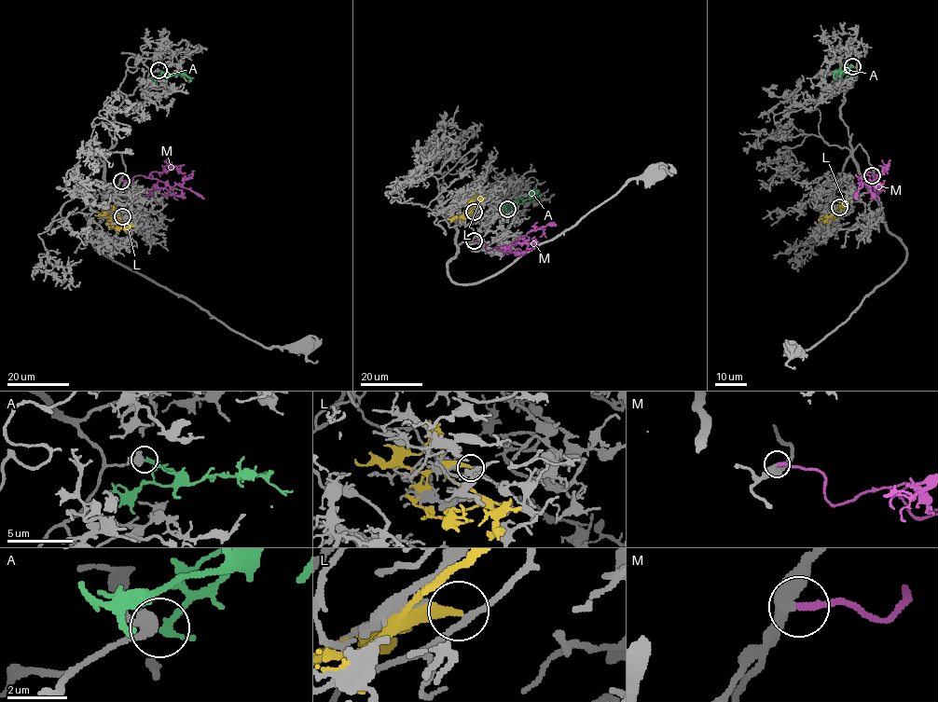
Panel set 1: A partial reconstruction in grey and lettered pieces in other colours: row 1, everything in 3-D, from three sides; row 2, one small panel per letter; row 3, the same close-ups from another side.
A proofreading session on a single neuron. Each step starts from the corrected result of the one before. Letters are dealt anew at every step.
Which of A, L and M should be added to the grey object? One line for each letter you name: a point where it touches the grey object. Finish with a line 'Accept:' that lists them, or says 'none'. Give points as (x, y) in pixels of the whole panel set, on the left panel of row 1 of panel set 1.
A: Touches grey at (158, 70)
M: Touches grey at (121, 181)
Accept: A, M

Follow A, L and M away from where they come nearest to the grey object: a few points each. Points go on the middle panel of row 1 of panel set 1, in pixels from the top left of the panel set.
A: (507, 209), (538, 190), (537, 193)
L: (474, 212), (468, 212), (479, 202), (477, 193)
M: (474, 241), (483, 241), (488, 251), (492, 250), (509, 245), (531, 231), (556, 225)

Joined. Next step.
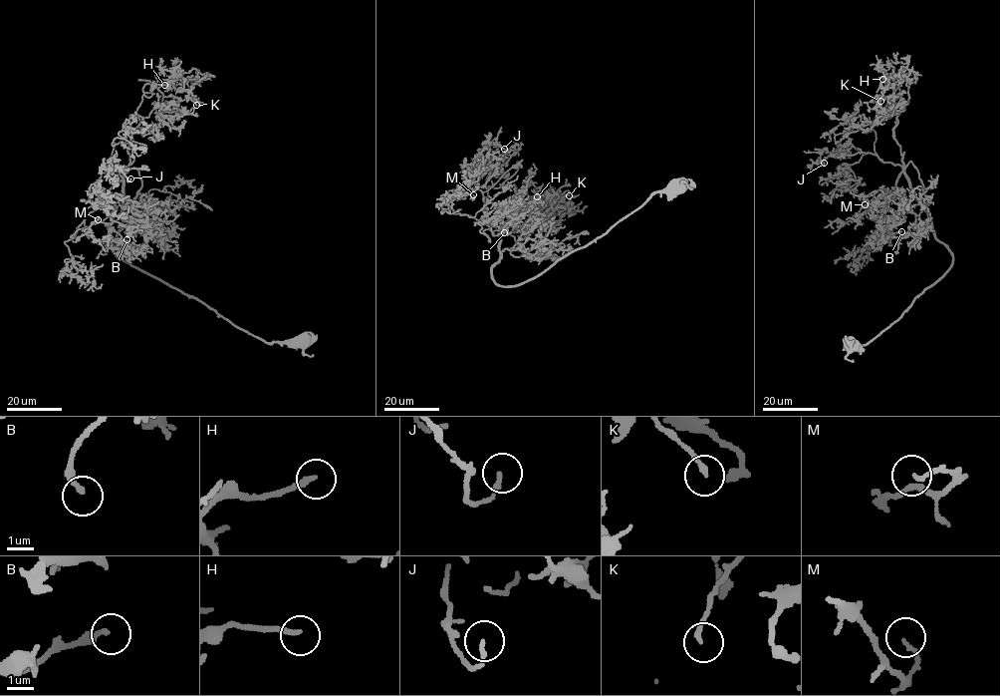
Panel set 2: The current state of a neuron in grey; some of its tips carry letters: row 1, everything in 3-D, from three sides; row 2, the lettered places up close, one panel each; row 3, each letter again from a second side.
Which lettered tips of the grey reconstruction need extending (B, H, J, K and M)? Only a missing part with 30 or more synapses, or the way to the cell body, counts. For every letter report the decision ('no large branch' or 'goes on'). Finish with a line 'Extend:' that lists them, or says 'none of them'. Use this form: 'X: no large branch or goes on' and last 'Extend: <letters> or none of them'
B: no large branch
H: goes on
J: no large branch
K: no large branch
M: no large branch
Extend: H

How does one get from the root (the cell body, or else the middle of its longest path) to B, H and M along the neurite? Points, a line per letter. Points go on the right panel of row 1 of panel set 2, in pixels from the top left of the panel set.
B: (851, 344), (867, 344), (888, 327), (952, 263), (902, 172), (892, 187), (903, 208), (877, 239), (901, 231)
H: (851, 344), (888, 327), (952, 260), (904, 173), (893, 133), (900, 90), (893, 76), (882, 79)
M: (851, 344), (867, 344), (888, 327), (952, 260), (903, 172), (874, 220), (860, 213), (865, 204)

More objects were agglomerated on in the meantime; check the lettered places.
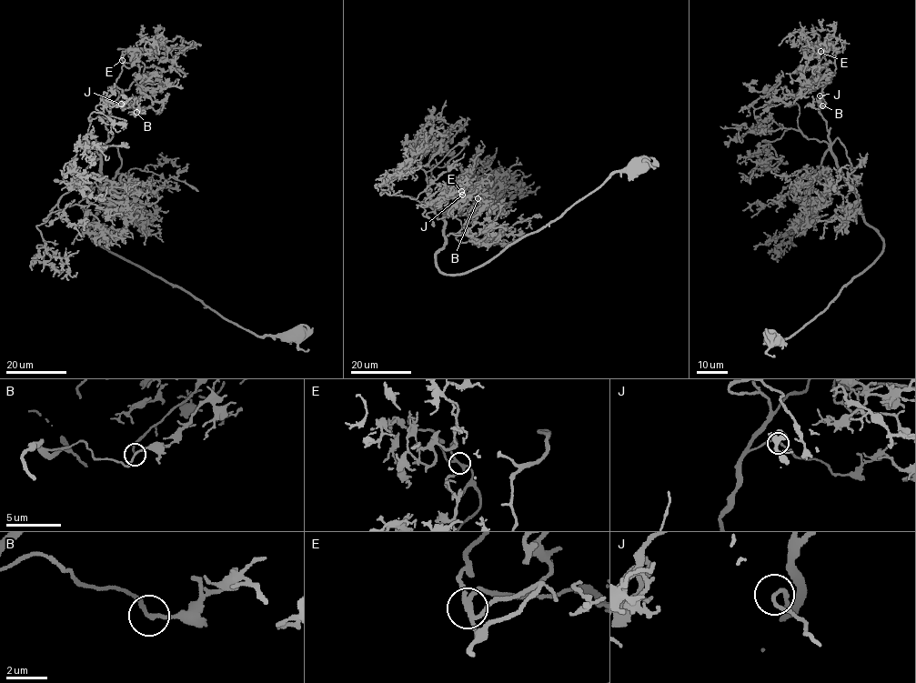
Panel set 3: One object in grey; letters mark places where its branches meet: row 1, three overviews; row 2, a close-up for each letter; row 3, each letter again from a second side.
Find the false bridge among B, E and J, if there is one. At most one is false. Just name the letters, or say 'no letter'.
no letter

